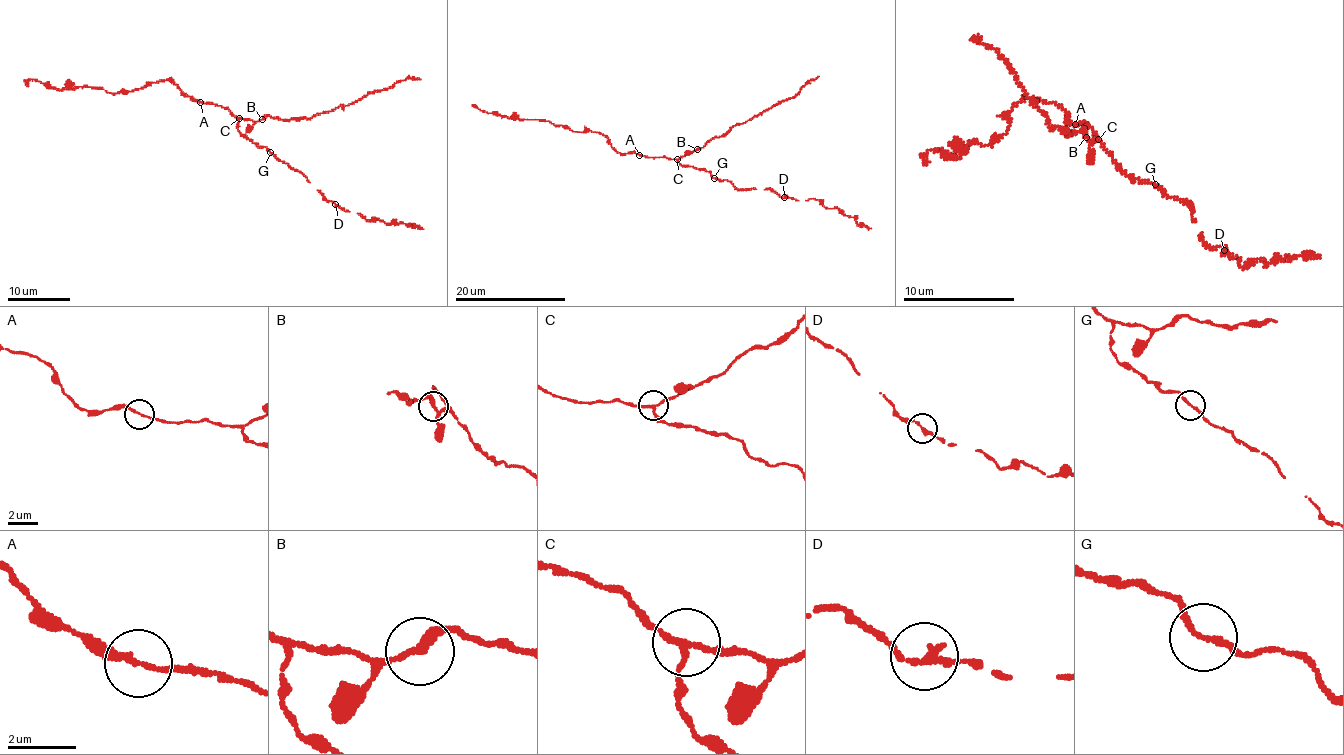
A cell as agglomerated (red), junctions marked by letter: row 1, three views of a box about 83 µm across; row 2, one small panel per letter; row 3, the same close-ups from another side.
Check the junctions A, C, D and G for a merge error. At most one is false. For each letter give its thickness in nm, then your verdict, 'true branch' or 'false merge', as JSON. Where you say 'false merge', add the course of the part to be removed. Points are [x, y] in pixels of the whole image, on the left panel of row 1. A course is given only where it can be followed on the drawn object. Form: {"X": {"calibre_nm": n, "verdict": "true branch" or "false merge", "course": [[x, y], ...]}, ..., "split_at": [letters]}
{"A": {"calibre_nm": 140, "verdict": "true branch"}, "C": {"calibre_nm": 170, "verdict": "false merge", "course": [[239, 117], [255, 121], [267, 116], [281, 120], [310, 118], [354, 104], [369, 93], [407, 78], [420, 79]]}, "D": {"calibre_nm": 200, "verdict": "true branch"}, "G": {"calibre_nm": 160, "verdict": "true branch"}, "split_at": ["C"]}

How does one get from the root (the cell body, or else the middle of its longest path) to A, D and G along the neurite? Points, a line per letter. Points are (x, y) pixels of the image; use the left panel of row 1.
A: (237, 119), (227, 109), (201, 102)
D: (237, 119), (238, 129), (242, 134), (304, 174), (327, 200), (335, 204)
G: (237, 119), (240, 133), (270, 153)

